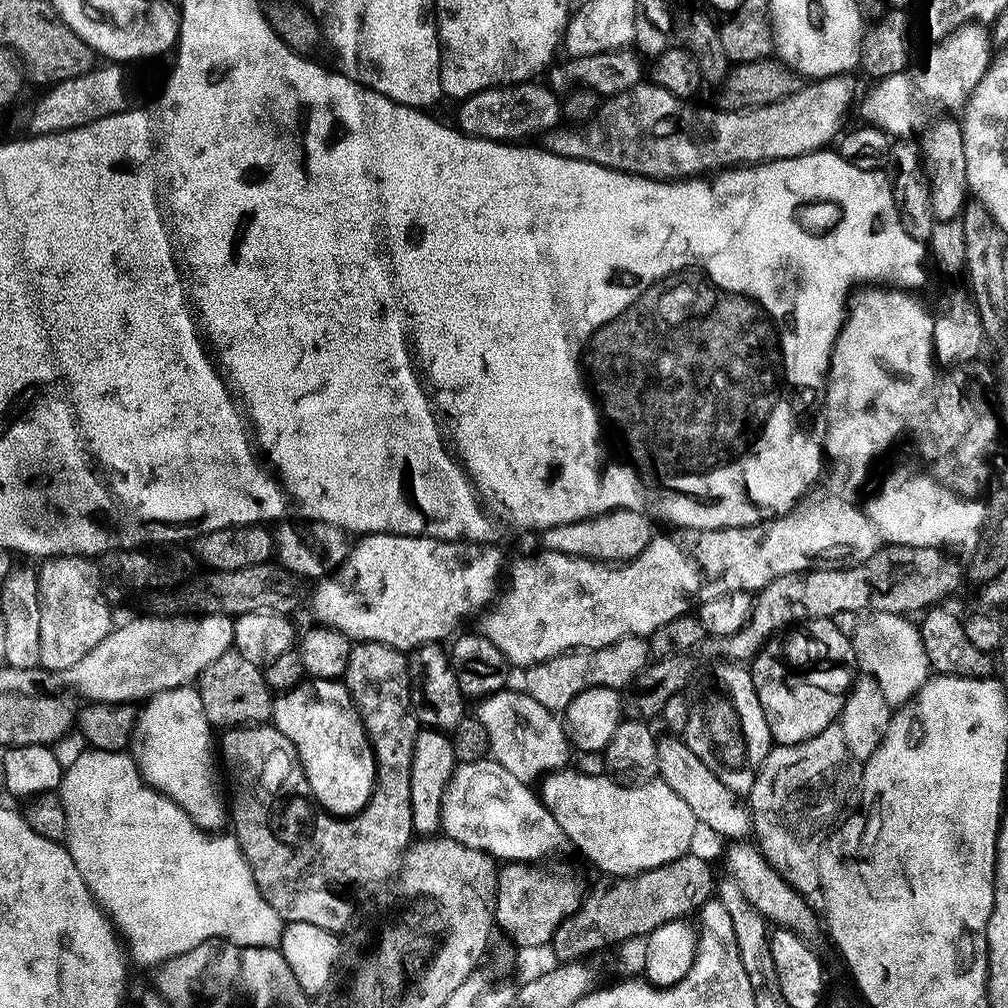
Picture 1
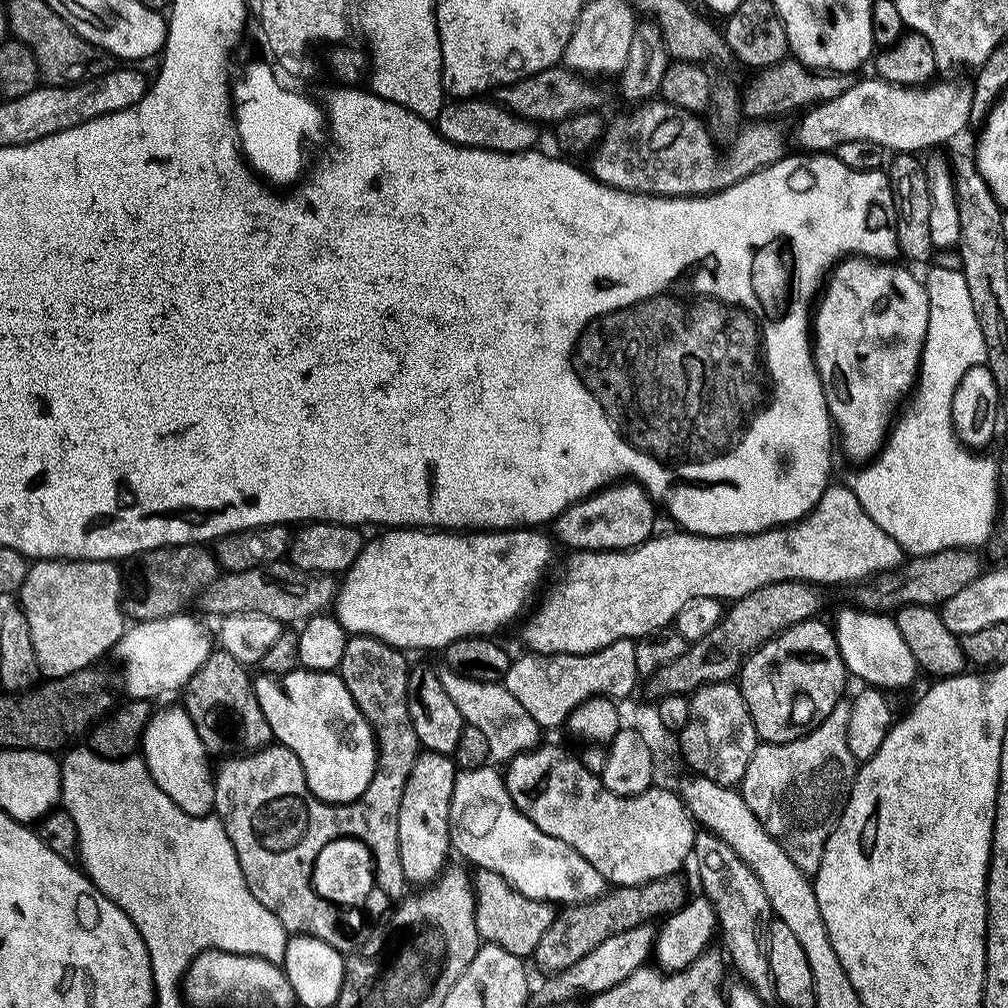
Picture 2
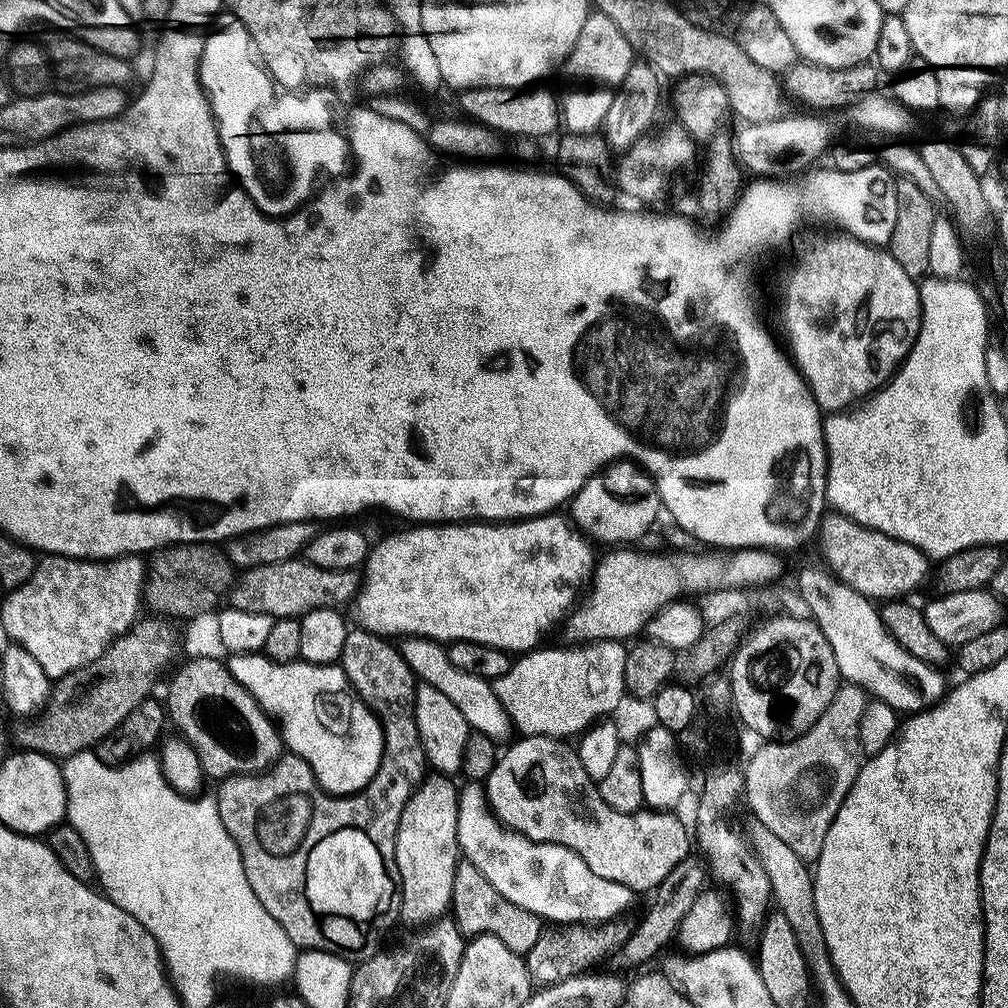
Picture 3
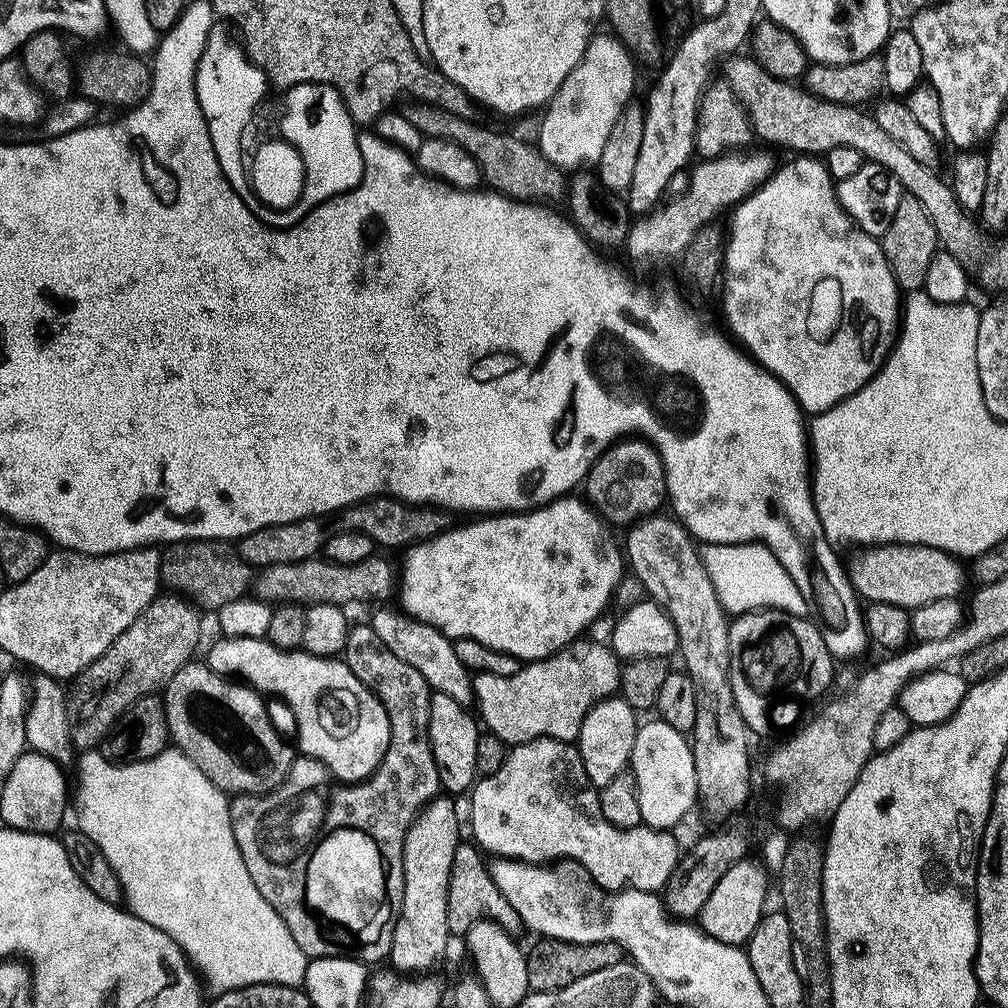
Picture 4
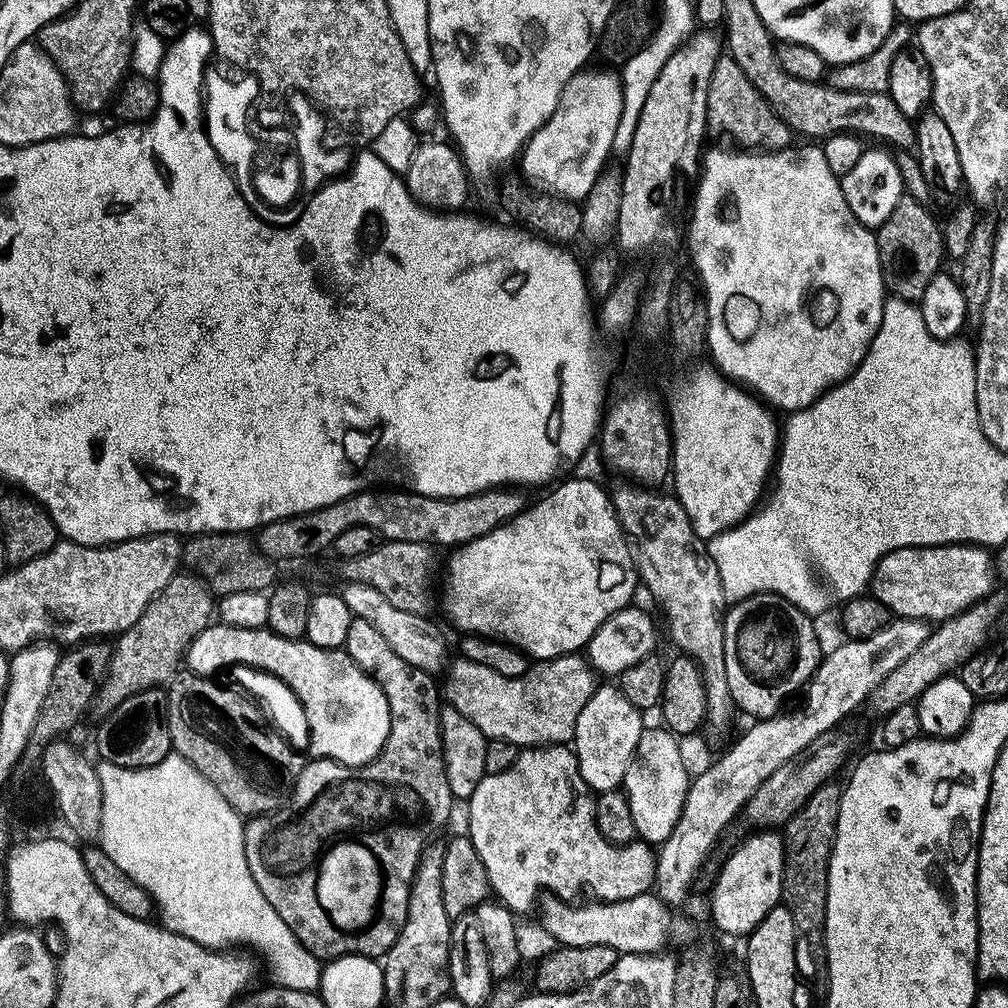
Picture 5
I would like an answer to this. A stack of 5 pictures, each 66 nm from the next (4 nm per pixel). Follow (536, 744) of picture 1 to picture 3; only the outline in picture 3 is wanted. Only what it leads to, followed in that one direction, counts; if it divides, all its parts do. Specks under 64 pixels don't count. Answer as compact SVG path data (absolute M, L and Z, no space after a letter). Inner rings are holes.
M410 636L401 639L398 644L402 658L406 658L406 666L414 670L417 681L420 684L434 686L434 690L442 690L458 710L462 710L466 722L470 722L473 733L481 732L486 737L503 742L508 735L513 735L514 725L512 719L508 717L508 712L502 706L498 698L493 681L474 678L474 674L465 674L458 670L454 662L450 662L448 648L441 644L439 640L427 640L421 636Z

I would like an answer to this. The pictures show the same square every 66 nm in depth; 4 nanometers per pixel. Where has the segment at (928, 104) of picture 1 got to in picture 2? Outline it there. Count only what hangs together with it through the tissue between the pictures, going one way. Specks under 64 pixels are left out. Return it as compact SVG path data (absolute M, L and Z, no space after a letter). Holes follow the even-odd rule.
M871 78L853 83L852 88L834 102L817 105L802 119L798 142L810 154L834 152L846 142L877 142L885 151L901 155L924 152L956 139L973 121L974 87L966 84L940 84L904 88Z

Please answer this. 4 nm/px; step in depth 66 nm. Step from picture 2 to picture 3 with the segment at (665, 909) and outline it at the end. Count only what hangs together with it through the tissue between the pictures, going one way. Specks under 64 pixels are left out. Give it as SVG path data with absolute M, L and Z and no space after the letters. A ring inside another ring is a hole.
M613 922L599 926L552 926L544 930L534 948L527 954L528 969L533 985L543 990L553 988L575 976L591 973L603 960L617 955L628 941L629 933L620 932L621 925Z

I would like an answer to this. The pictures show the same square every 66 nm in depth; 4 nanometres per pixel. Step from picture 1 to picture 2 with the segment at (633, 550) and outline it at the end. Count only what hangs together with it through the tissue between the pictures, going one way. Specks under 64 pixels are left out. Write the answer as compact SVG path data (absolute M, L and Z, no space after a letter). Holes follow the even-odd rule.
M620 482L609 486L602 492L583 500L572 508L567 508L554 521L554 536L566 547L578 552L633 552L647 544L657 535L657 501L648 495L648 491L635 482Z

